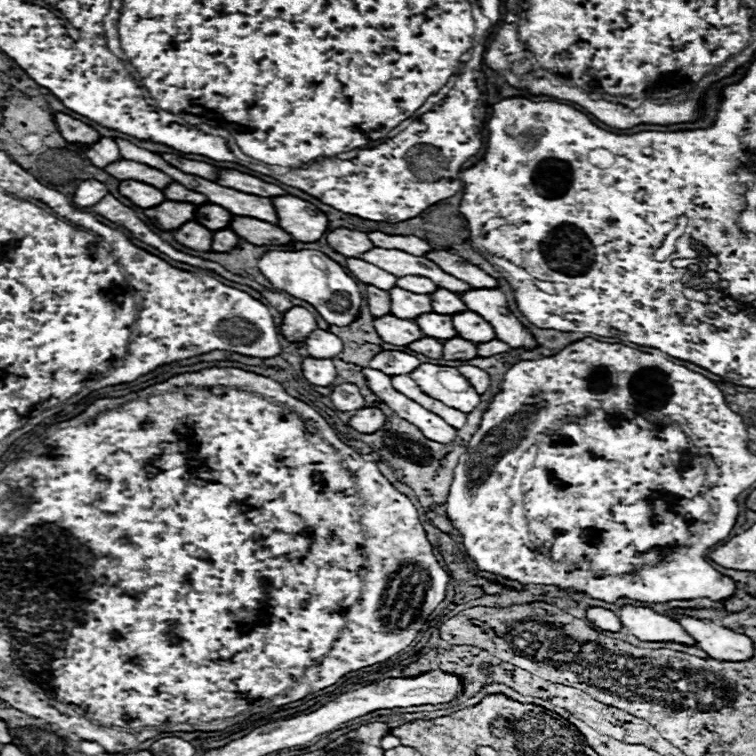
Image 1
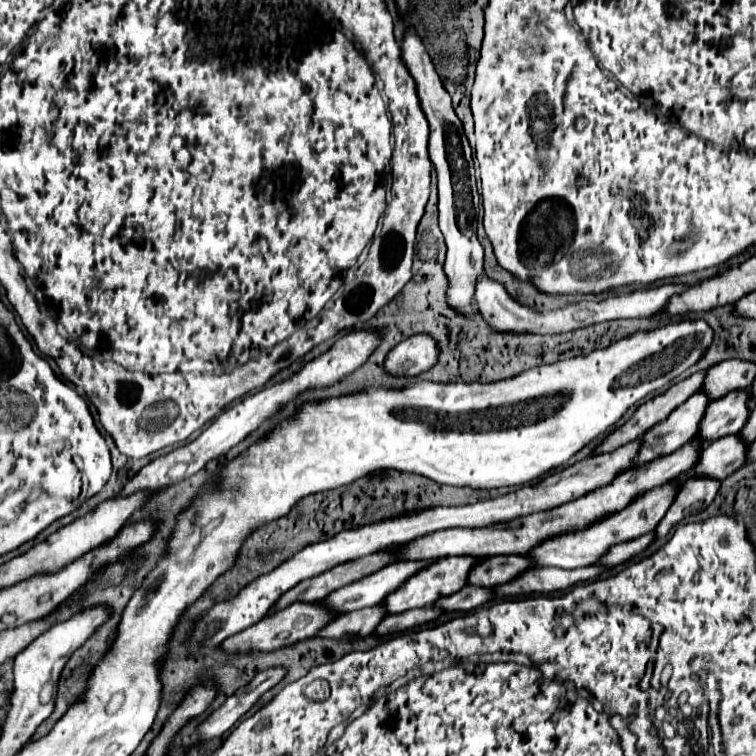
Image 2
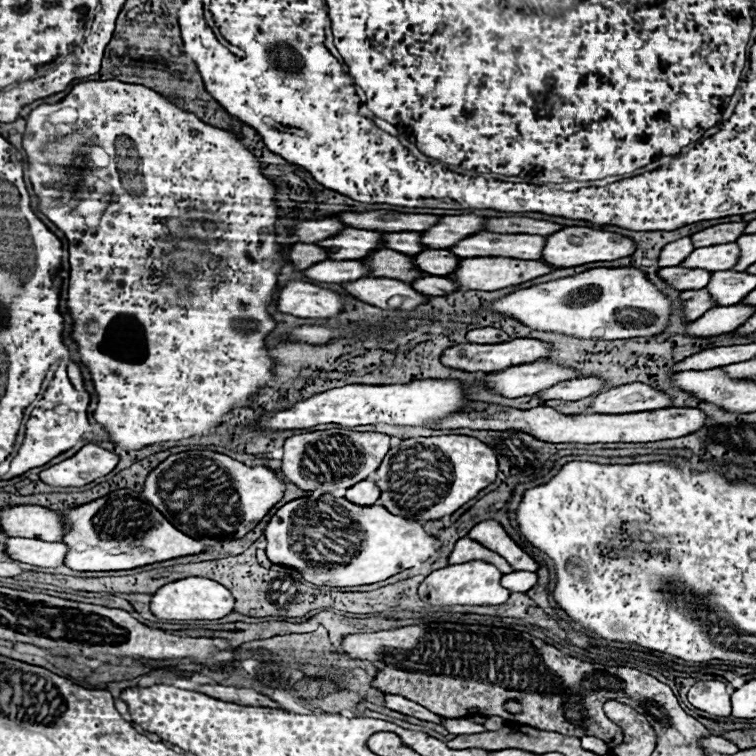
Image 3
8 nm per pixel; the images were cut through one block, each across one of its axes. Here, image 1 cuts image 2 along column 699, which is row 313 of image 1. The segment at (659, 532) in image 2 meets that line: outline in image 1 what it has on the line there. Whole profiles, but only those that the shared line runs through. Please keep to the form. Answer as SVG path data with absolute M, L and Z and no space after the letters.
M472 288L460 294L460 298L466 302L468 310L478 312L482 318L486 318L492 324L498 340L504 340L512 348L534 350L540 346L536 338L526 330L526 326L522 326L522 322L508 310L508 300L502 290Z

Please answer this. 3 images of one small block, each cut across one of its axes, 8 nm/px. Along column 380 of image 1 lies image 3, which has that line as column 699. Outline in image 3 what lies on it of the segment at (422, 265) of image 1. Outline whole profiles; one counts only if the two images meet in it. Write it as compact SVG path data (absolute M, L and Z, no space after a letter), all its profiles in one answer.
M732 242L732 244L696 248L680 266L720 272L720 270L730 270L736 264L736 260L738 260L738 246Z

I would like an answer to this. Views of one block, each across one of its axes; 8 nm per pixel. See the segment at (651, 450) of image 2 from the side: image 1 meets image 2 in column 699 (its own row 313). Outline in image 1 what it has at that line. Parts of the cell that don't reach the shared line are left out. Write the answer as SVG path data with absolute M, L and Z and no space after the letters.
M392 288L390 294L392 294L390 296L392 298L392 314L402 318L402 320L414 320L414 316L434 312L430 296L412 294L412 292L406 292L402 288Z

